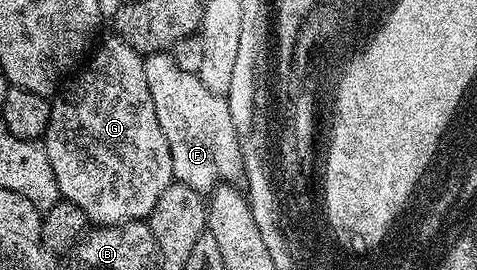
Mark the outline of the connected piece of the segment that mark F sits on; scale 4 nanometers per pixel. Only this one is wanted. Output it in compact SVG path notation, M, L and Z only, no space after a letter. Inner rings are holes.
M168 52L145 55L144 69L150 94L154 98L154 110L158 114L158 126L162 126L162 134L166 134L166 142L170 146L173 177L187 188L193 188L201 194L211 193L217 184L239 181L244 170L242 136L230 118L227 99L206 90L199 75L182 70Z

